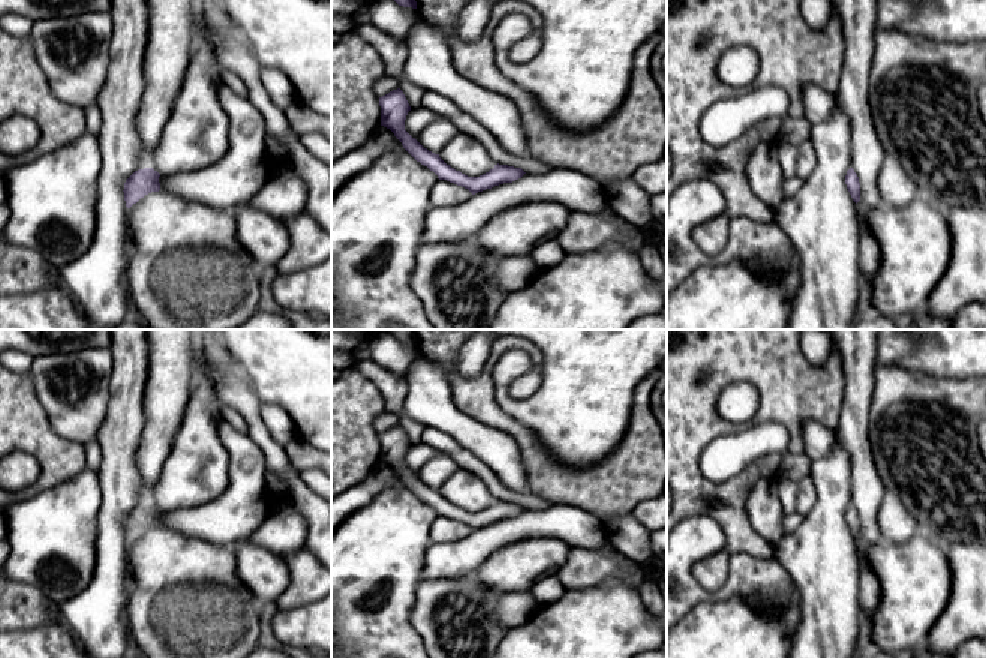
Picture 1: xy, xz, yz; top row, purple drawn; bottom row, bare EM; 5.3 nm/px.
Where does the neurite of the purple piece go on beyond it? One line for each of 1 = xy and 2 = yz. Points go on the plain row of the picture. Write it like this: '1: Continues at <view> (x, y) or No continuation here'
1: No continuation here
2: No continuation here

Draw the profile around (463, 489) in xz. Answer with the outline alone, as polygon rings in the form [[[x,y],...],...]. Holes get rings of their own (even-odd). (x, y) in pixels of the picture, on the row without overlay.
[[[459,468],[439,487],[439,493],[468,513],[480,513],[494,504],[486,483],[468,469]]]

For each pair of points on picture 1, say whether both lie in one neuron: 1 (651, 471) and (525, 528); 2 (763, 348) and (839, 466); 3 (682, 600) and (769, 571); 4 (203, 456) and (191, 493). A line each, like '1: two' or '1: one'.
1: two
2: two
3: one
4: one

